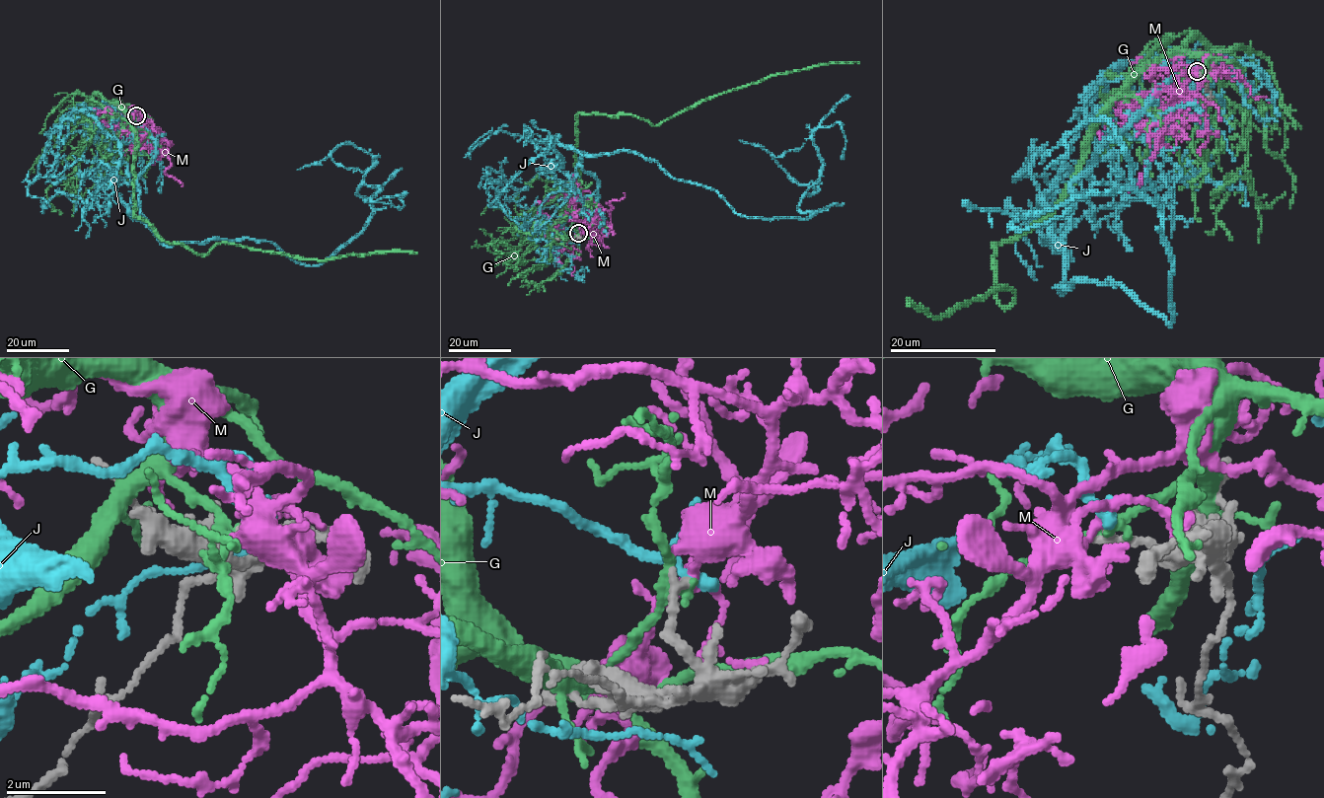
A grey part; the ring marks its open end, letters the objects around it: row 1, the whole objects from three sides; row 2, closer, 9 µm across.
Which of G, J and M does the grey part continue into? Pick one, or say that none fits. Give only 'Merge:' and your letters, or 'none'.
Merge: M

